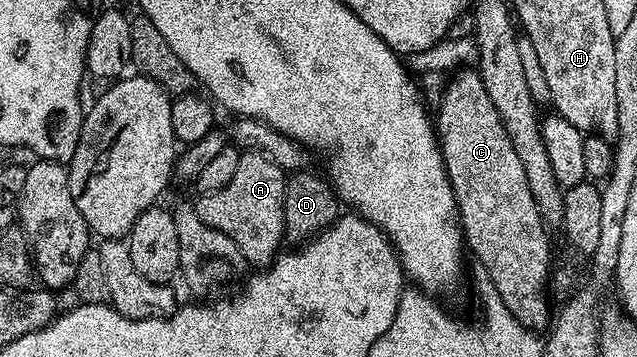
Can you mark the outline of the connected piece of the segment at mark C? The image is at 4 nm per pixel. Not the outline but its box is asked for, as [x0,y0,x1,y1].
[435,67,551,330]

